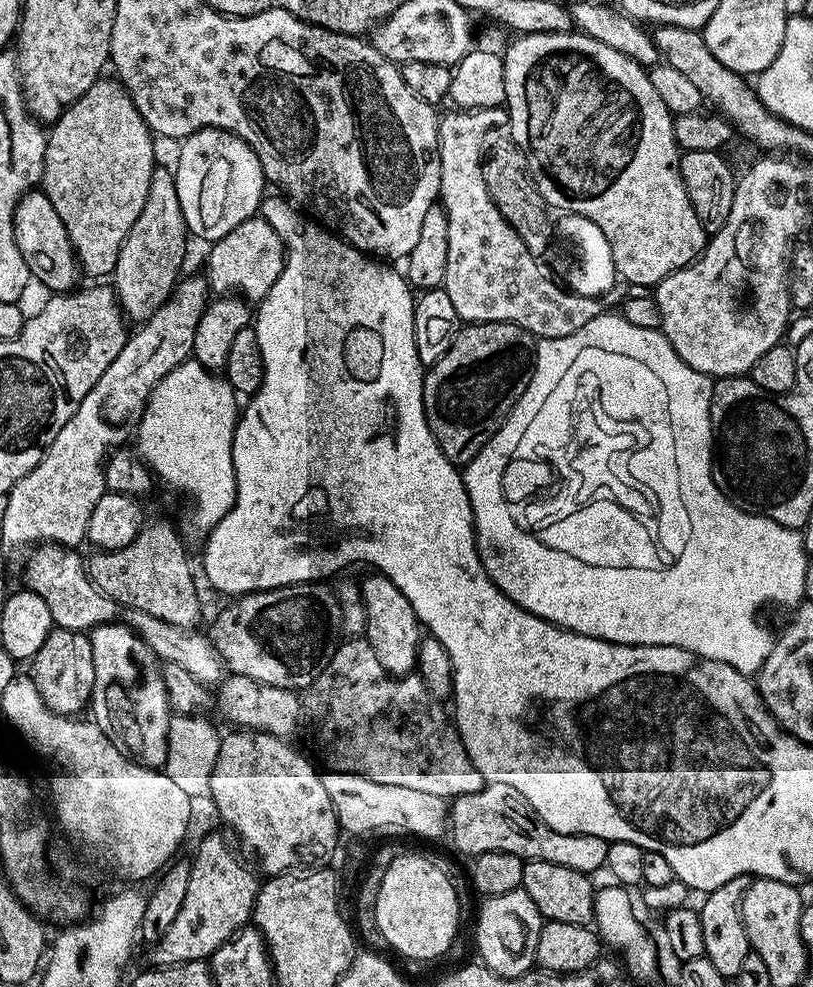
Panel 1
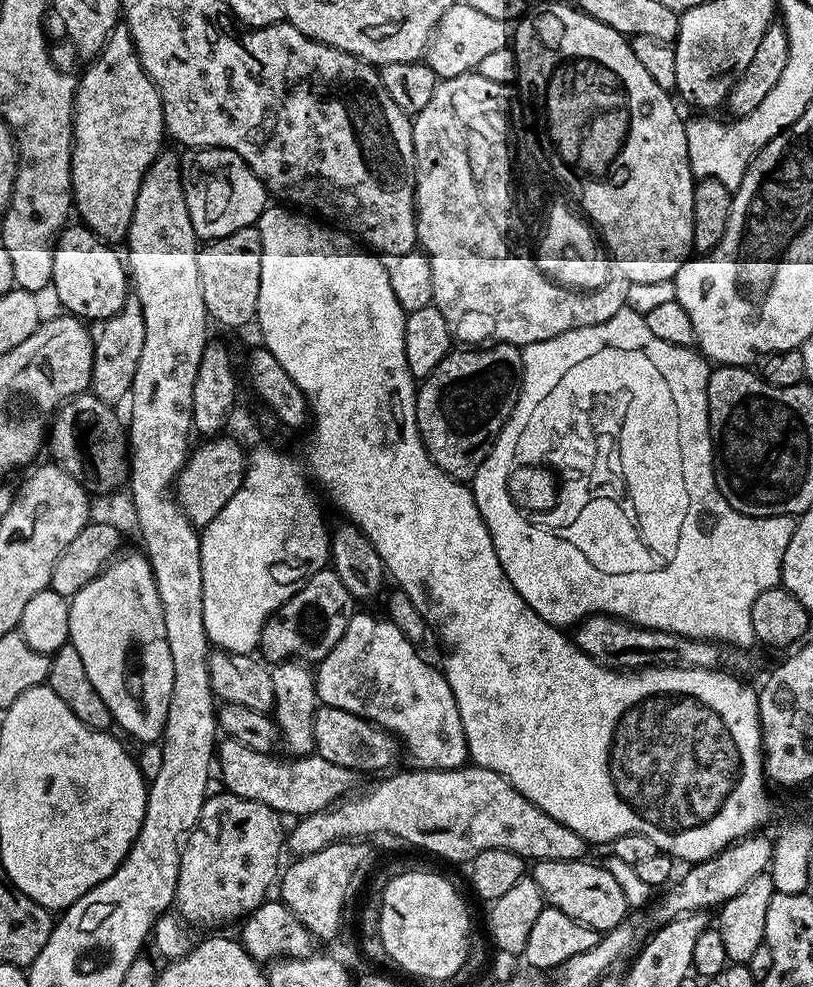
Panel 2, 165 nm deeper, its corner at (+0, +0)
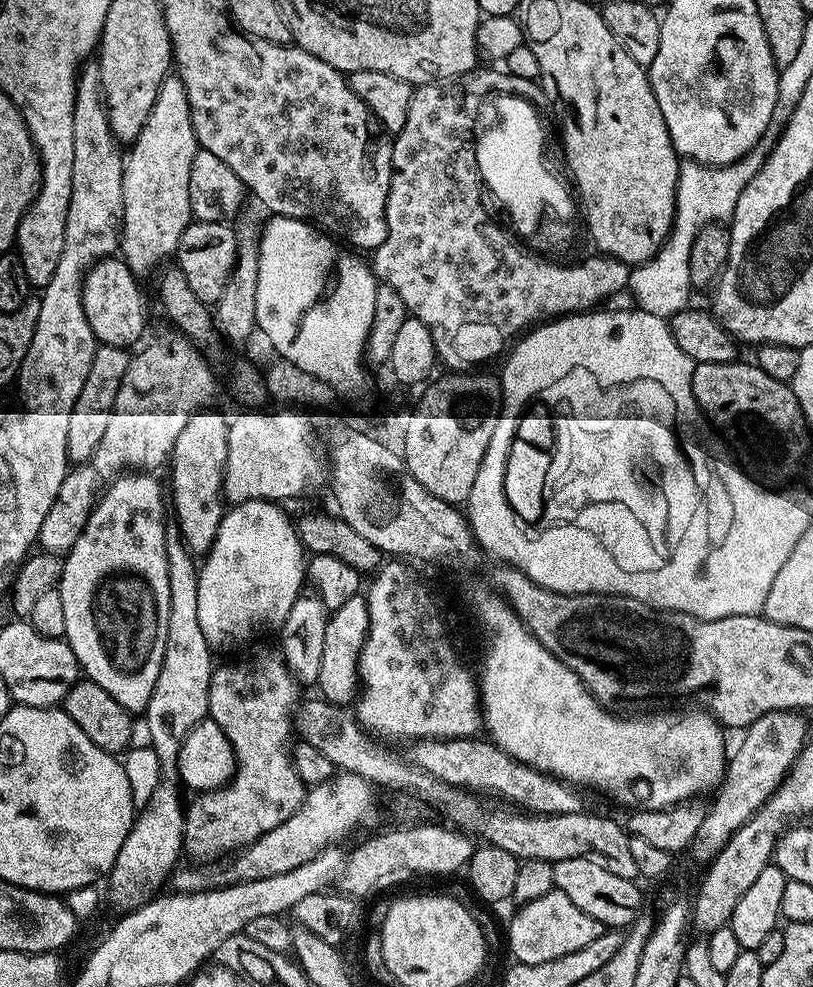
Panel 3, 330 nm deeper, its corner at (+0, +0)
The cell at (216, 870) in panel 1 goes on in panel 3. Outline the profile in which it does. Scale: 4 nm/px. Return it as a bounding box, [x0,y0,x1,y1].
[184,654,306,860]

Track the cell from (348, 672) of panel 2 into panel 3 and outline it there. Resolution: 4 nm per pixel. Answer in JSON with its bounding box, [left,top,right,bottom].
[316,595,370,706]

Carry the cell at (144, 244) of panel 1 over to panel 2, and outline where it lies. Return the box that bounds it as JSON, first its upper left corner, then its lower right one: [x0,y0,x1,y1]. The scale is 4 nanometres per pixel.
[91,298,146,406]

